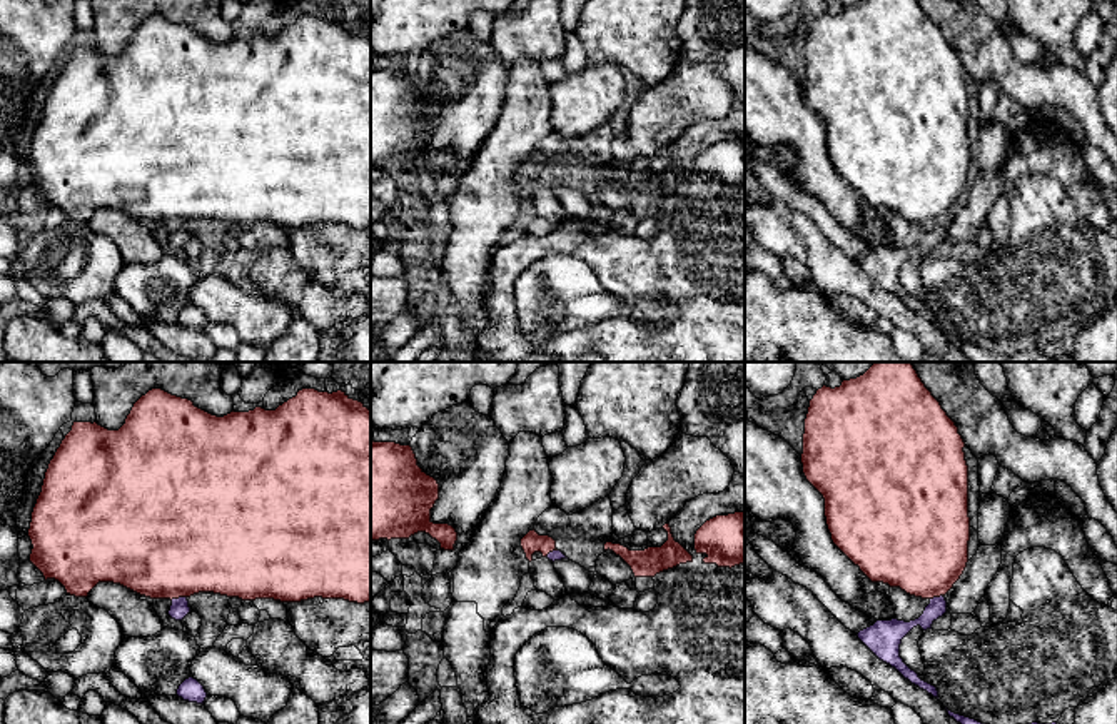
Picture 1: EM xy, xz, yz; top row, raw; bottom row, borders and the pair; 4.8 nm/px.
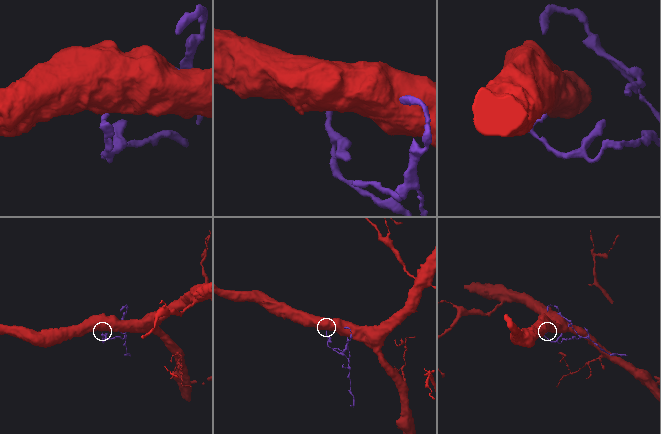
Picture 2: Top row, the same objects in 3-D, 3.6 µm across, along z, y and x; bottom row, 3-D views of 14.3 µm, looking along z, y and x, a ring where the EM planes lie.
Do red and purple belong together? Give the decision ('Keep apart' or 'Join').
Keep apart

